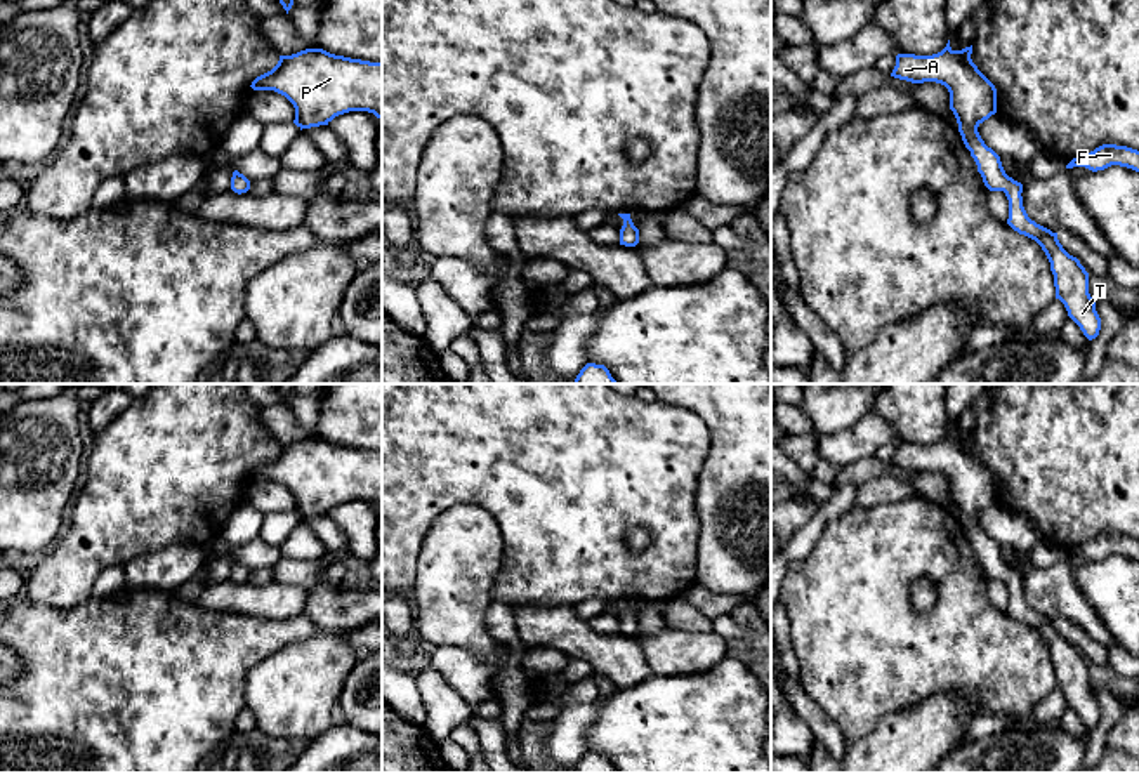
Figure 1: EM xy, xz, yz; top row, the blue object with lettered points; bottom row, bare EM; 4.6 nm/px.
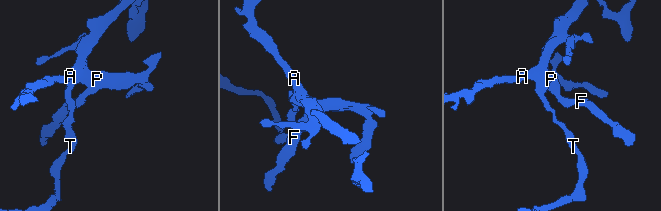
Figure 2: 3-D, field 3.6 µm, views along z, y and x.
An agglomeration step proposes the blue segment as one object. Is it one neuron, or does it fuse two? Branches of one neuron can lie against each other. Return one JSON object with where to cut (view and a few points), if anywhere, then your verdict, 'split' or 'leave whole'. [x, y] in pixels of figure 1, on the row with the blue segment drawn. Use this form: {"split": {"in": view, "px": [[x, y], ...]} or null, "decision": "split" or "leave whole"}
{"split": null, "decision": "leave whole"}

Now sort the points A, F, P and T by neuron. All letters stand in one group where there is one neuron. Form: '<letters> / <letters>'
A F P T

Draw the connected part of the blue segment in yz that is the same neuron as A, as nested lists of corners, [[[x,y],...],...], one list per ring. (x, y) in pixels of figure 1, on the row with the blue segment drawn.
[[[950,40],[941,52],[932,56],[898,54],[891,76],[912,83],[936,82],[948,89],[950,109],[984,186],[990,191],[1005,193],[1009,200],[1007,224],[1042,247],[1054,274],[1056,299],[1064,304],[1068,316],[1092,340],[1099,335],[1101,318],[1089,294],[1089,273],[1076,257],[1063,248],[1057,233],[1028,217],[1021,196],[1023,184],[1005,174],[1000,156],[984,144],[978,132],[978,127],[997,113],[997,89],[972,63],[971,54],[972,45],[953,50]]]

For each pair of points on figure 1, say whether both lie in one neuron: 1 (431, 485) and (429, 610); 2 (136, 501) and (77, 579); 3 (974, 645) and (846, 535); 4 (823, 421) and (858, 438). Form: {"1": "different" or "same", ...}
{"1": "different", "2": "same", "3": "same", "4": "different"}

